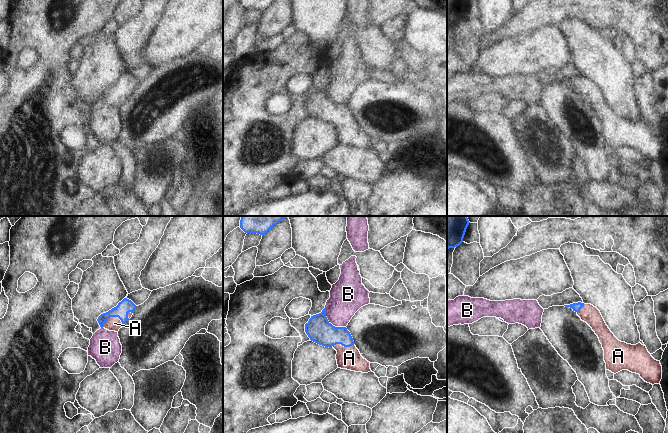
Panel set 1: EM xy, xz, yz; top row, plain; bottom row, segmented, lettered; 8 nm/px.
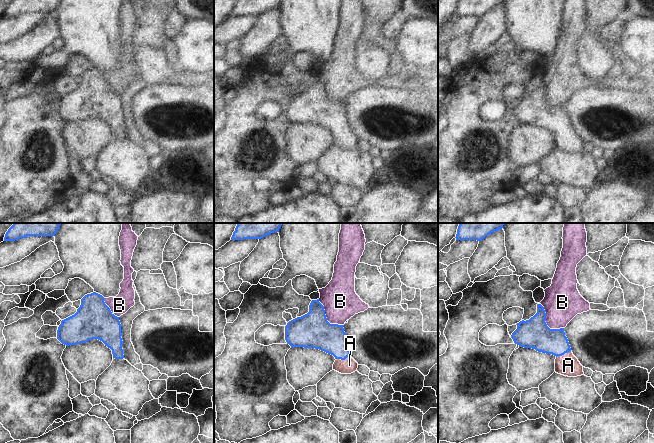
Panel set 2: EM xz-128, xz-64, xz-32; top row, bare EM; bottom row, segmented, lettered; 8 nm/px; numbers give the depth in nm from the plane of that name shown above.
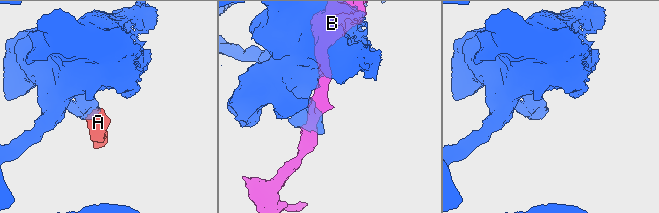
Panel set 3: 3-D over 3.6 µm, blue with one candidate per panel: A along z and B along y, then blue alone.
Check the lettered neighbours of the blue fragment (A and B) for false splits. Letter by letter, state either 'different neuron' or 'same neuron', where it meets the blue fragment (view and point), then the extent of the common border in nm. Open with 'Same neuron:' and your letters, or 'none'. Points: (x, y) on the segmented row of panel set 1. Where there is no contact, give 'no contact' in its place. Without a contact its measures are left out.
Same neuron: A
A: same neuron; contact xy (112, 316); length 170 nm
B: different neuron; contact xz (328, 321); length 240 nm

